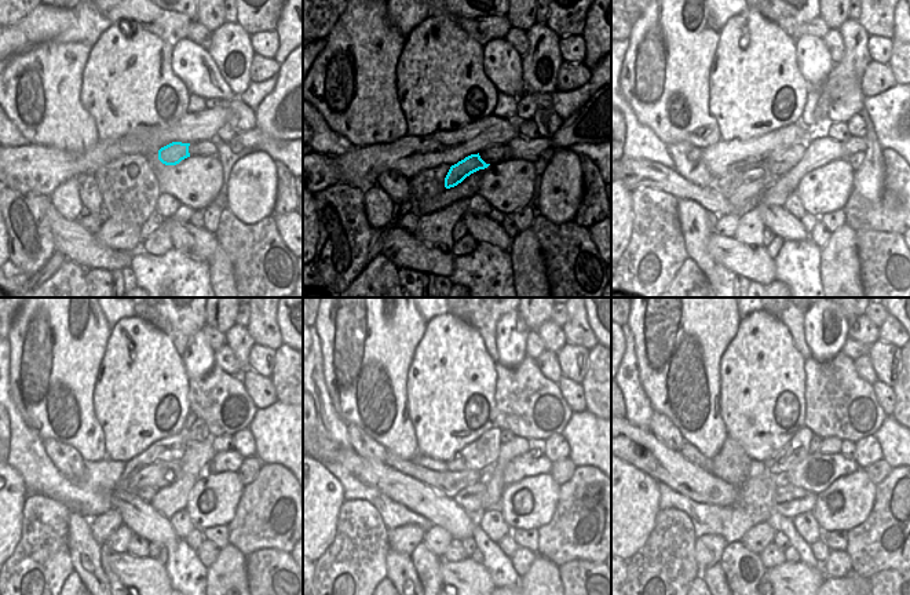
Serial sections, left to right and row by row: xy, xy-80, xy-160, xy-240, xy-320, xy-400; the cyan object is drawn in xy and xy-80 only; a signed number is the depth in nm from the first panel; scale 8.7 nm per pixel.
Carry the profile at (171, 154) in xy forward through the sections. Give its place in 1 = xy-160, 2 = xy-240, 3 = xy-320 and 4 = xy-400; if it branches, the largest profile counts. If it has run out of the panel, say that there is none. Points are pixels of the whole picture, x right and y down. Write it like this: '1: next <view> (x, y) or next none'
1: next xy-160 (745, 190)
2: next xy-240 (102, 526)
3: next xy-320 (405, 539)
4: next xy-400 (708, 548)

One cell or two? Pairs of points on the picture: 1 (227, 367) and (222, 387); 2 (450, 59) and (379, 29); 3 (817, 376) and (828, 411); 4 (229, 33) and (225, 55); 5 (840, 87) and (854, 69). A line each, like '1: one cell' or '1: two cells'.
1: two cells
2: two cells
3: one cell
4: one cell
5: two cells

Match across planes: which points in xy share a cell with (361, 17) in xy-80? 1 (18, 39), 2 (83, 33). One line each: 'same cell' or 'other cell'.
1: other cell
2: other cell

